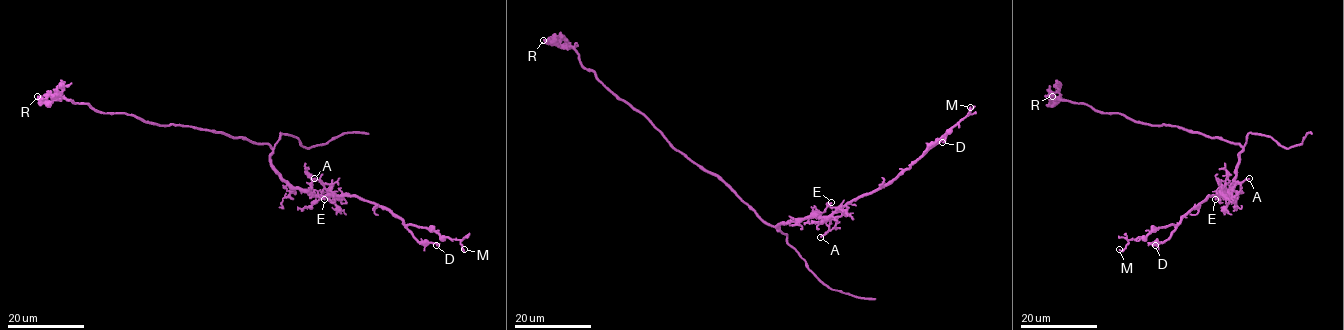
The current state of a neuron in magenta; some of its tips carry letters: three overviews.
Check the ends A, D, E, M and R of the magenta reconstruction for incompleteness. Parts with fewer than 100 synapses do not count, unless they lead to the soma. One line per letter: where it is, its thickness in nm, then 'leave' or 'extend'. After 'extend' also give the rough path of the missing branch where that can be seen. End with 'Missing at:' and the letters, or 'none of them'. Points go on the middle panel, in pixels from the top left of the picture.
A: at (820, 237); 140 nm thick; leave
D: at (942, 142); 140 nm thick; leave
E: at (831, 202); 150 nm thick; leave
M: at (970, 107); 100 nm thick; leave
R: at (543, 40); 400 nm thick; leave
Missing at: none of them

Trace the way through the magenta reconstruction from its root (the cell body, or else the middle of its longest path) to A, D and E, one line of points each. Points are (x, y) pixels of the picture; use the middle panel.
A: (764, 221), (778, 230), (780, 224), (800, 218), (825, 217), (830, 221), (829, 229), (820, 237)
D: (764, 221), (778, 230), (780, 224), (790, 221), (831, 215), (853, 200), (890, 184), (944, 137), (942, 142)
E: (764, 221), (778, 230), (780, 224), (823, 213), (831, 202)

